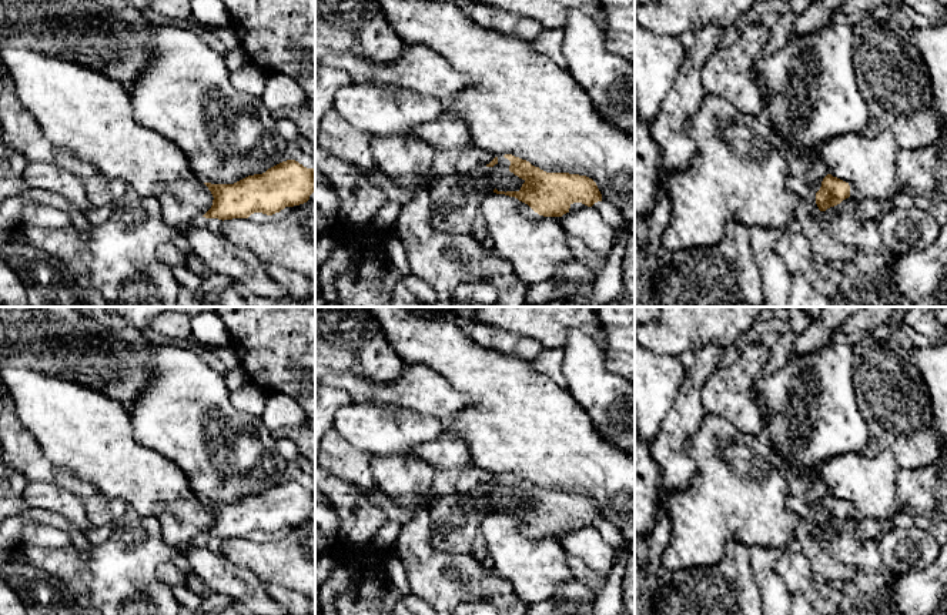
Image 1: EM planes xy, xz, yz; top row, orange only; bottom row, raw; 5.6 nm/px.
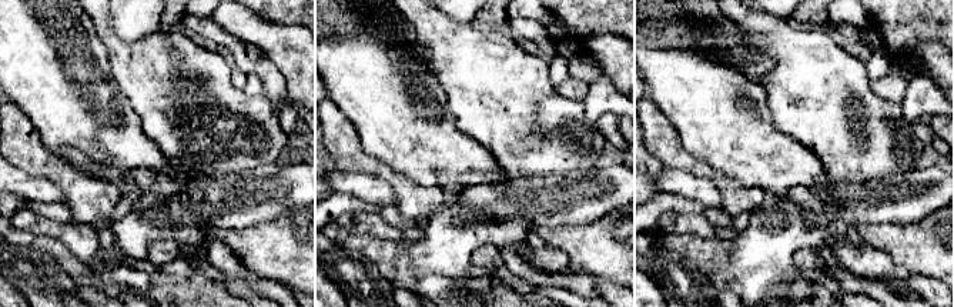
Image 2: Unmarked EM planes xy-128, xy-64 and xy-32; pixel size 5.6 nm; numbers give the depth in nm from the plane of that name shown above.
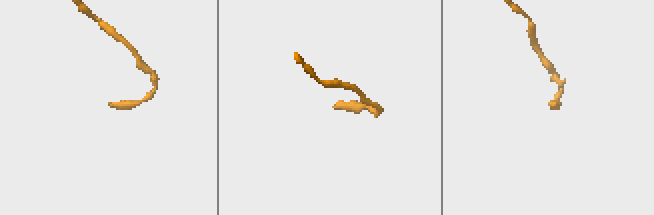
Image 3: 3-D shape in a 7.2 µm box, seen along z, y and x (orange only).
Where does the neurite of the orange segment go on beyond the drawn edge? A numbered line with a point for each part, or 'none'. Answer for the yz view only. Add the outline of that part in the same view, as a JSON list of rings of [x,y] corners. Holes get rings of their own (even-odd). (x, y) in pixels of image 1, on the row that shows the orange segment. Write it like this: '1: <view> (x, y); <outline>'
1: yz (867, 281); [[[849,197],[823,211],[819,224],[841,247],[856,251],[851,260],[843,261],[843,280],[837,294],[830,300],[830,307],[914,307],[896,287],[889,264],[896,254],[884,245],[876,218],[863,215],[863,205]]]

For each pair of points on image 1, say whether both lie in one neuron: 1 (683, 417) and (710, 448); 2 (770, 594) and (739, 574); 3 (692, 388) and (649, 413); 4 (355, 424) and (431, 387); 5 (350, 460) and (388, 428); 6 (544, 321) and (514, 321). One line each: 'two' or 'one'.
1: two
2: two
3: two
4: two
5: two
6: one

